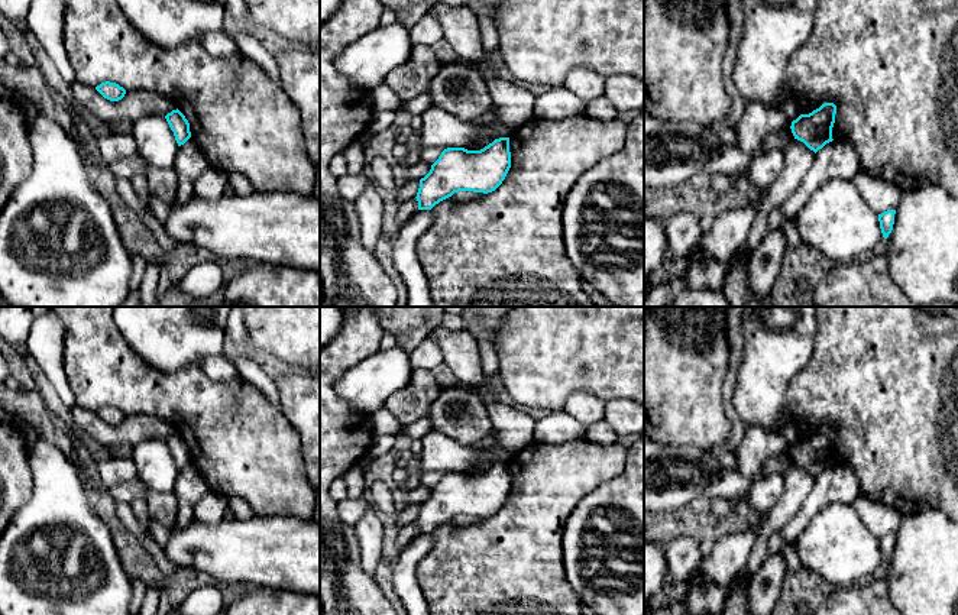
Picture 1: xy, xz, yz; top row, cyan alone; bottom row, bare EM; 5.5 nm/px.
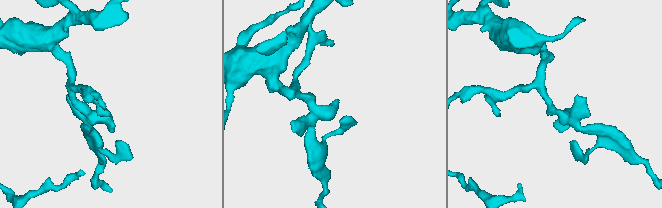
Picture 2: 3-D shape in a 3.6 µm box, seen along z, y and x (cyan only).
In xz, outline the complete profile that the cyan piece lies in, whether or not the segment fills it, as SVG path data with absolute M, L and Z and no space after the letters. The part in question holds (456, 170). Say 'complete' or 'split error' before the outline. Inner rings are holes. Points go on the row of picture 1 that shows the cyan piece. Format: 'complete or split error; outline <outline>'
complete; outline M509 137L495 139L480 150L447 148L420 179L418 210L431 210L459 191L492 192L511 168Z

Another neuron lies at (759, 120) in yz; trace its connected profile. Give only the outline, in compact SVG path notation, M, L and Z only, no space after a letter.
M753 100L745 104L745 110L734 127L738 146L745 153L757 152L763 142L774 132L787 129L792 122L779 106L767 106Z

